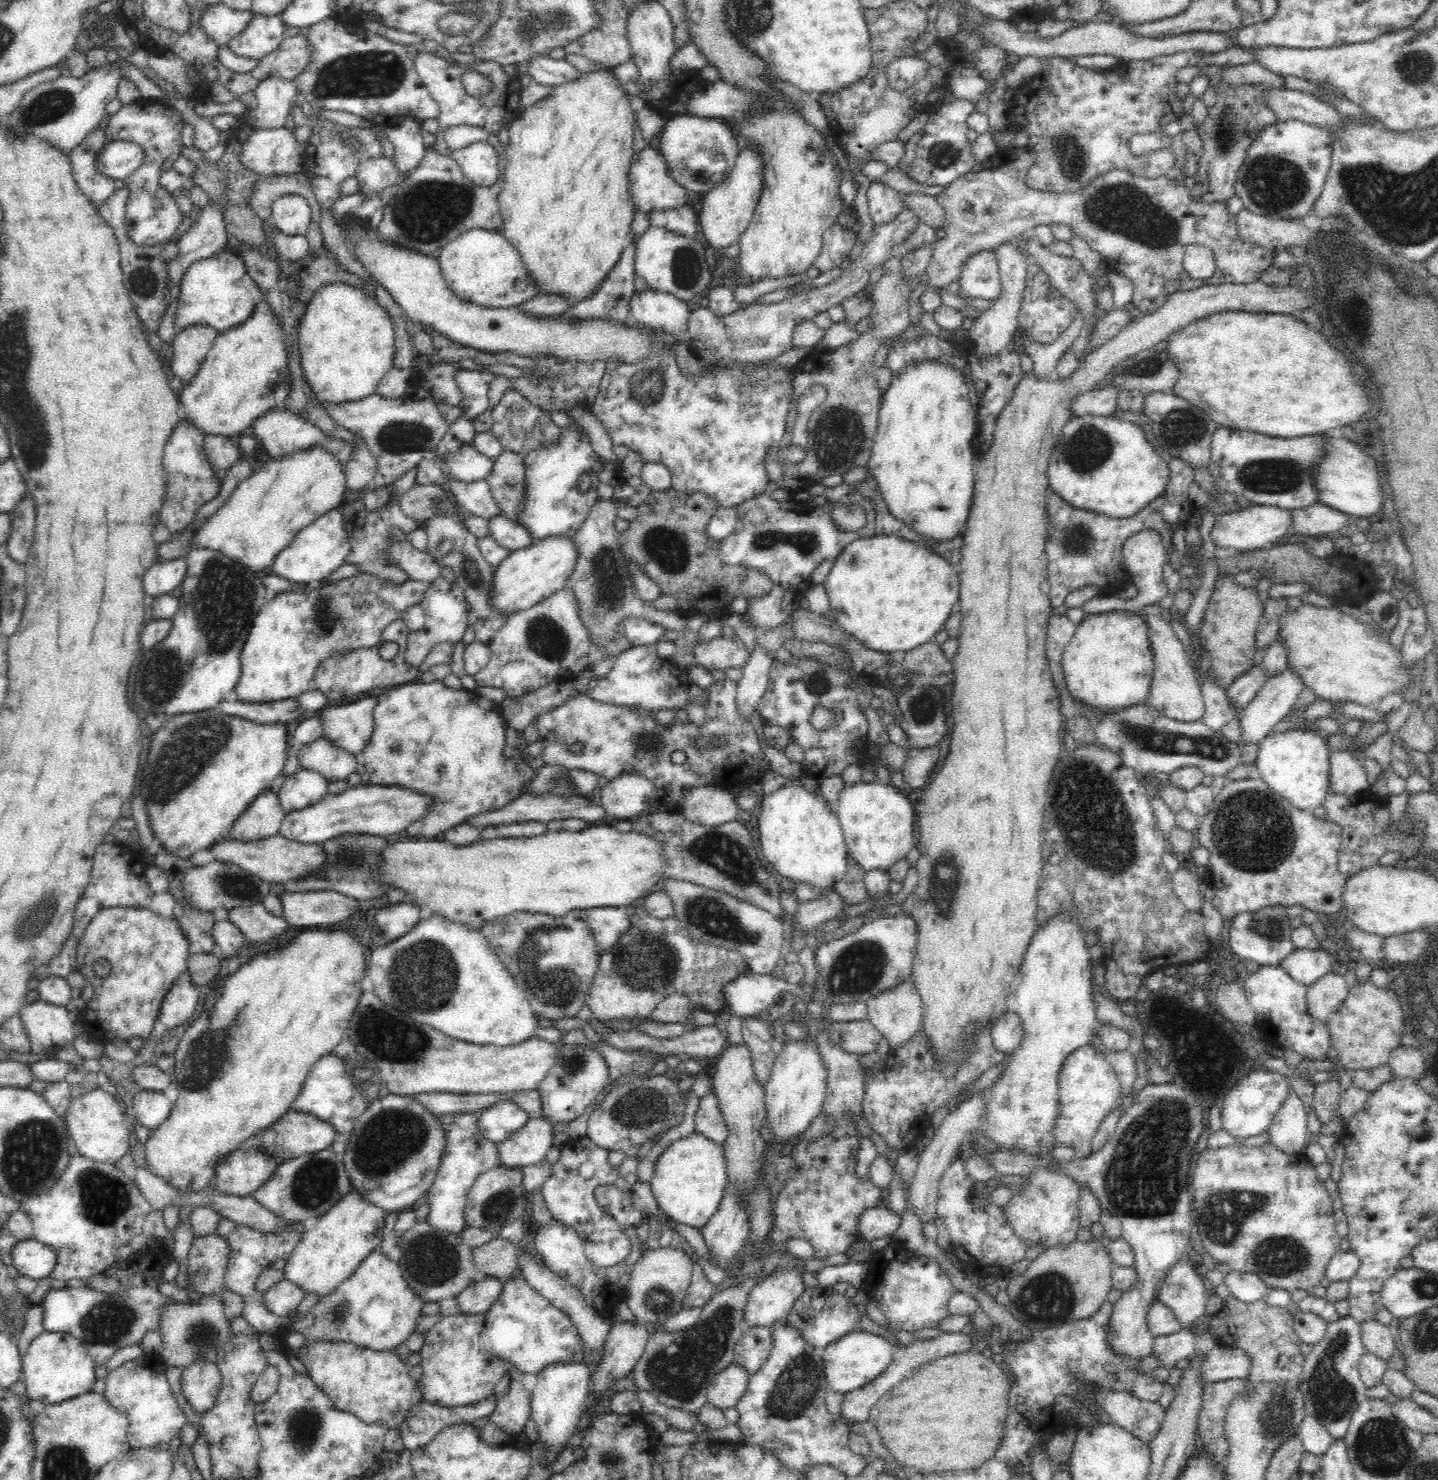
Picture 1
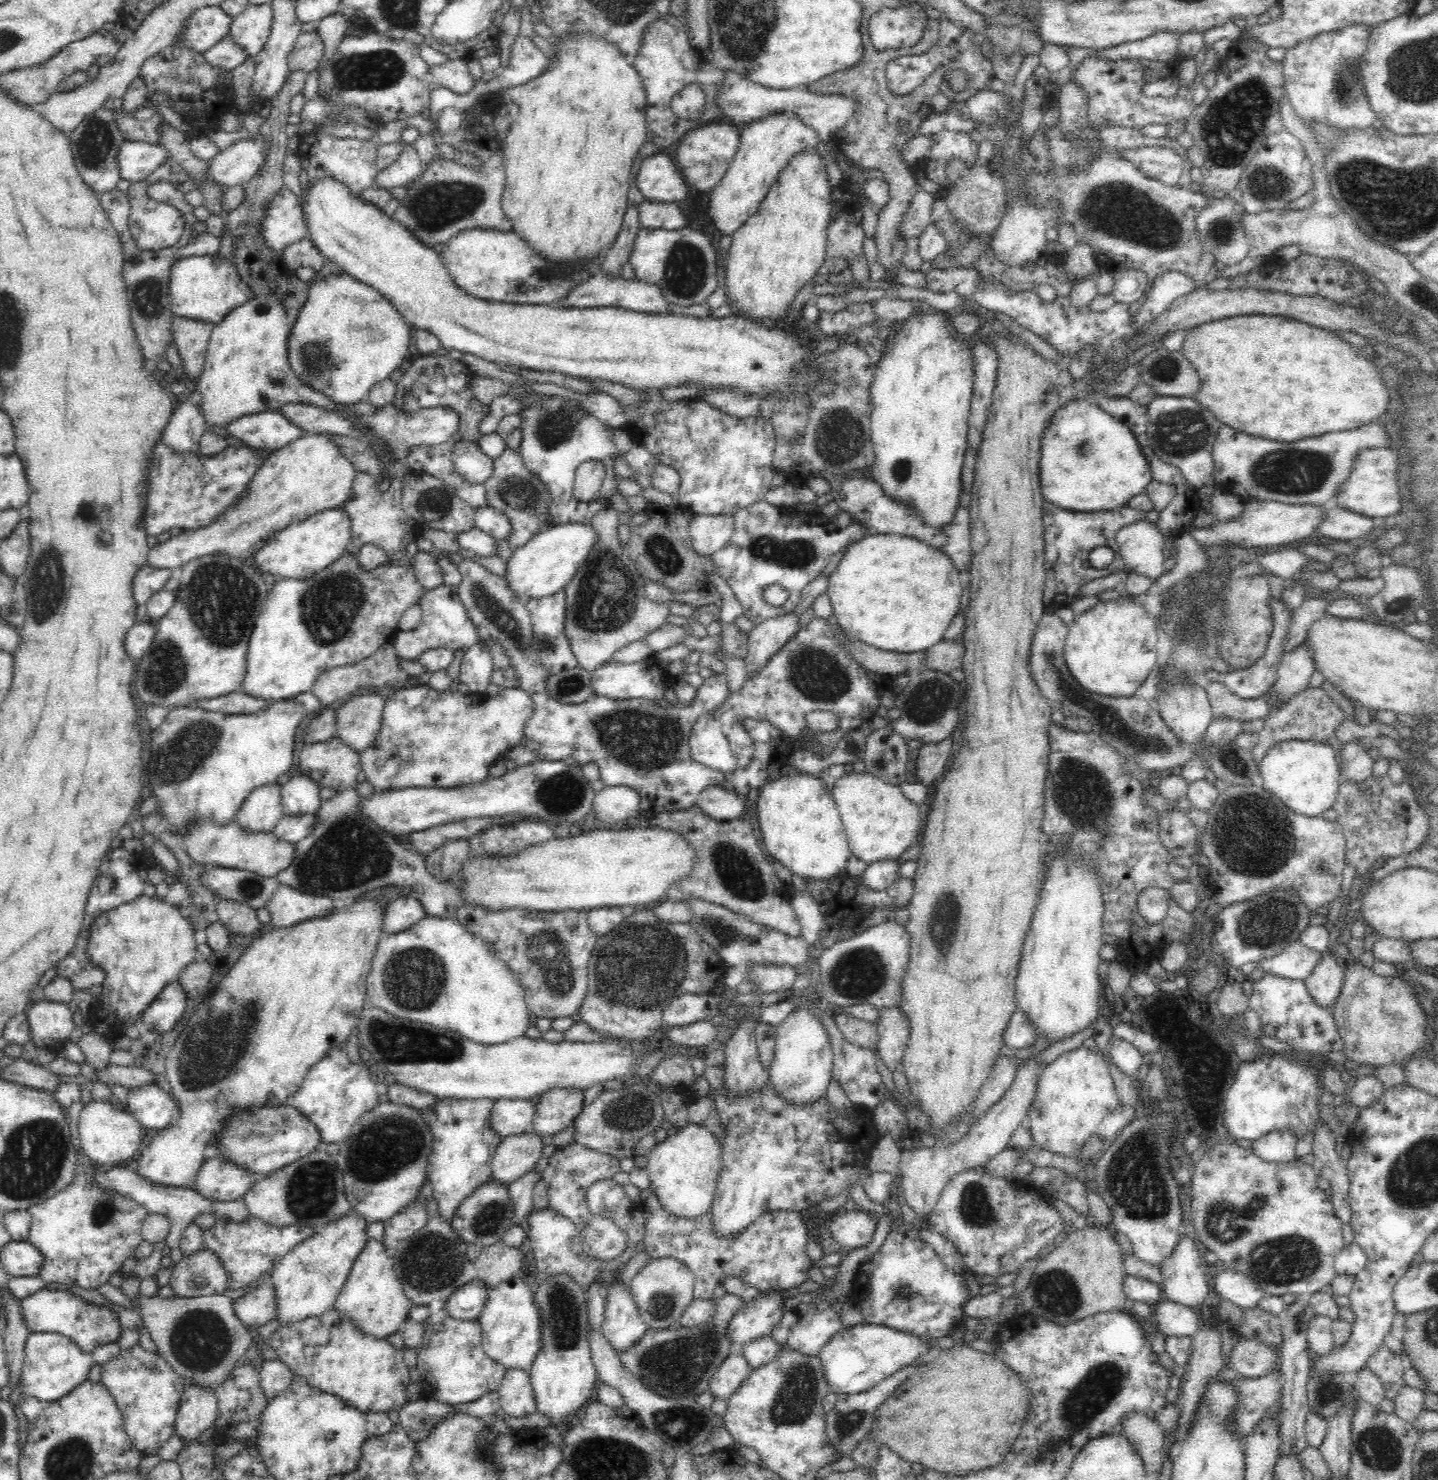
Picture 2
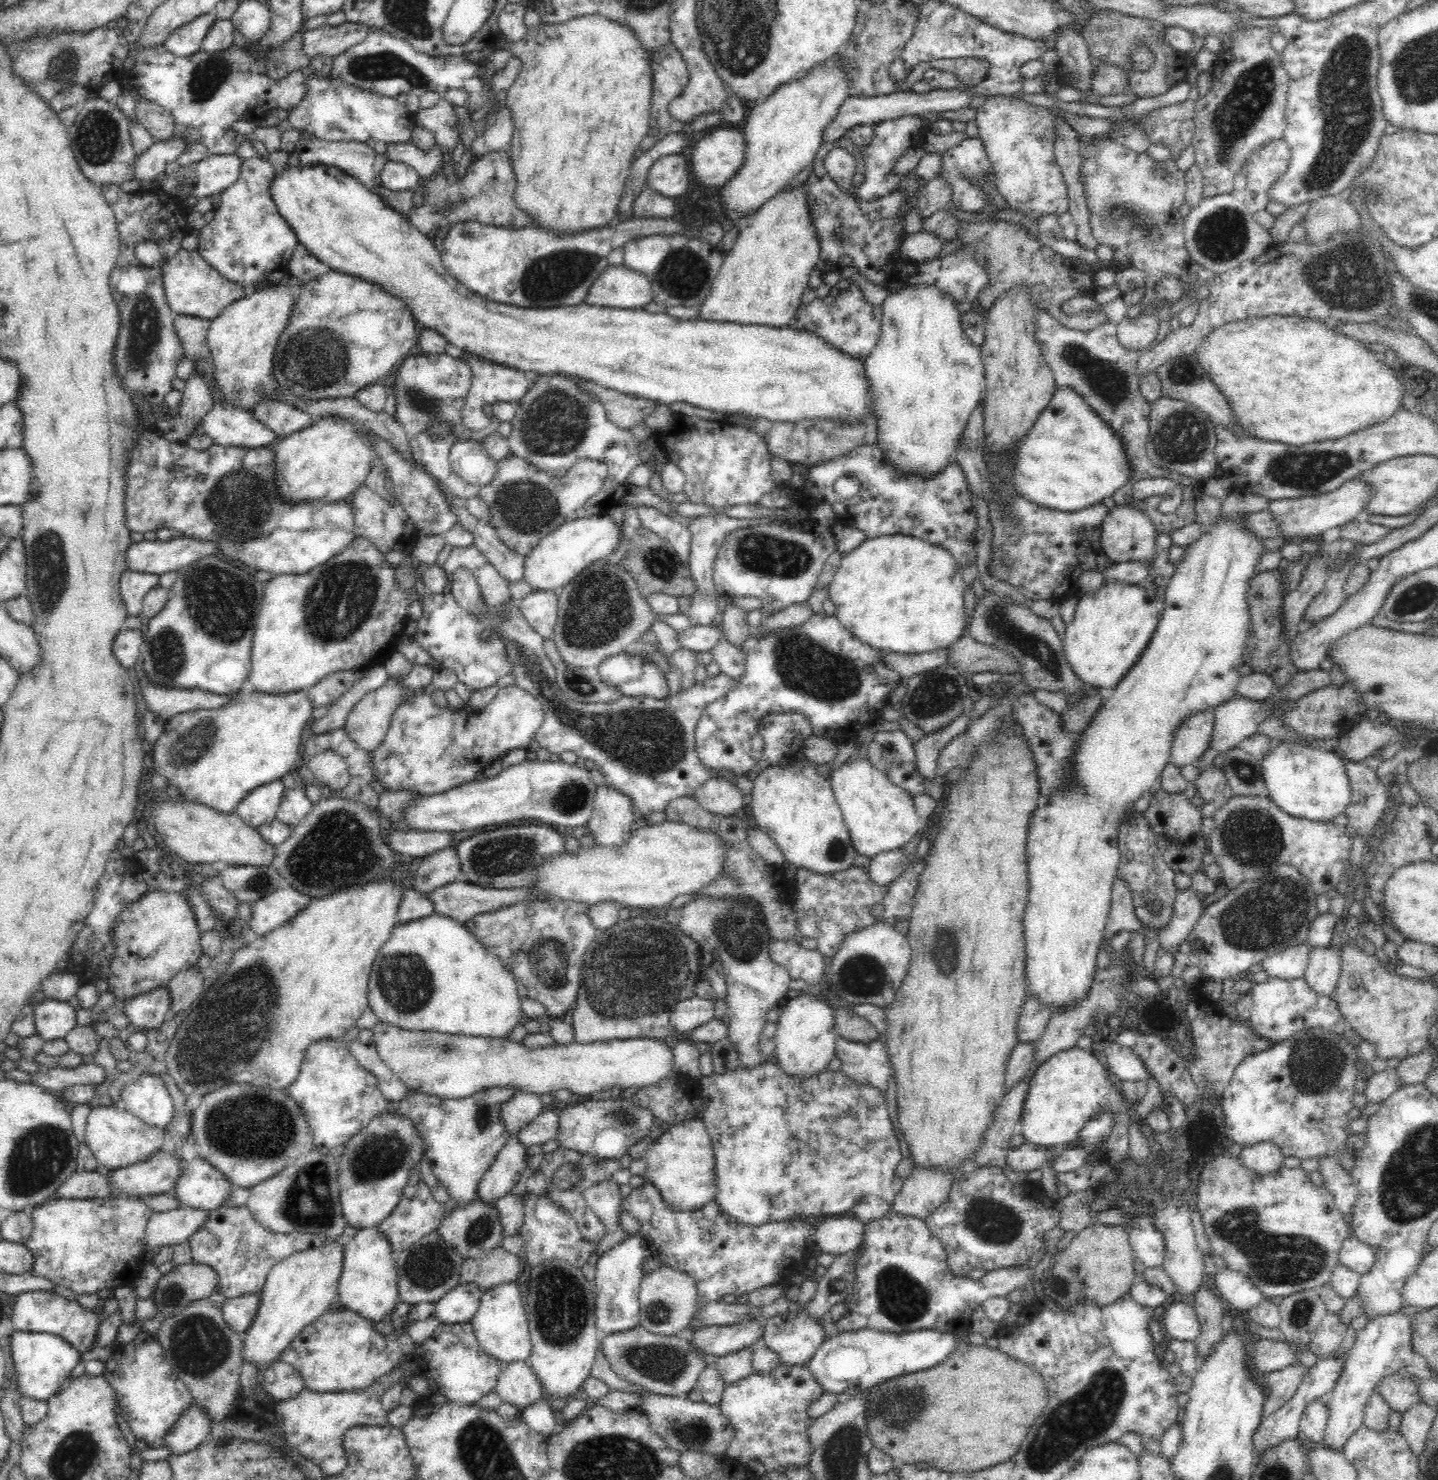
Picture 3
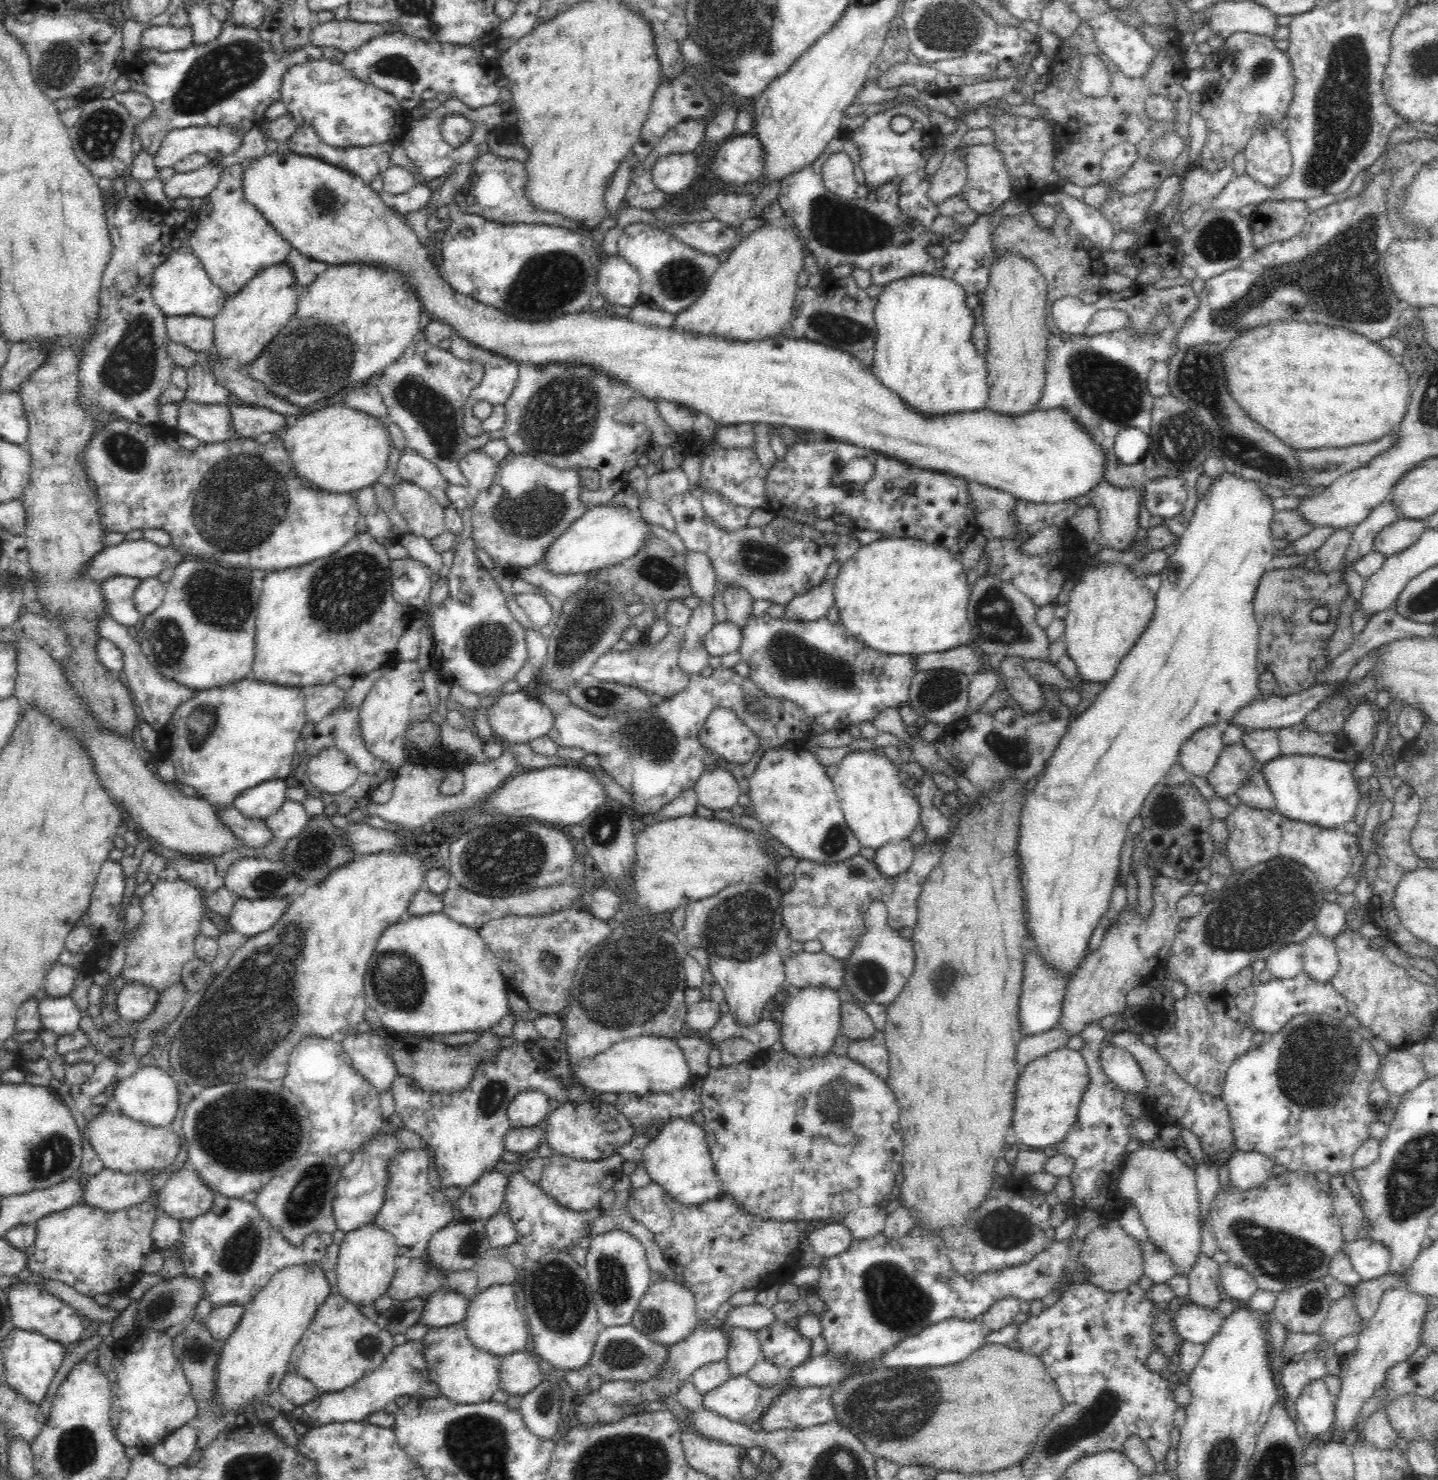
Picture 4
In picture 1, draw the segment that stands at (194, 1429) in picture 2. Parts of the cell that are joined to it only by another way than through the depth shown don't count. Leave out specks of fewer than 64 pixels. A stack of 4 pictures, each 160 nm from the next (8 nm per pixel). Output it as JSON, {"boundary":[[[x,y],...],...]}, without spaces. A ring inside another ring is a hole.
{"boundary":[[[206,1359],[182,1369],[180,1391],[191,1408],[206,1414],[216,1402],[221,1386],[218,1365]]]}

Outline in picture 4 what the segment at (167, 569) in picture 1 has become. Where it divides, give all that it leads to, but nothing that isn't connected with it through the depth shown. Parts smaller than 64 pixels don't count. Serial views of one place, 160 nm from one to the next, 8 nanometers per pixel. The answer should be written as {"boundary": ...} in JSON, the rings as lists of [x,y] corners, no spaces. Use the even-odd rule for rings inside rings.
{"boundary":[[[113,576],[105,578],[100,587],[106,602],[106,612],[118,623],[139,626],[141,614],[136,611],[133,595],[140,584],[139,578],[131,576]]]}

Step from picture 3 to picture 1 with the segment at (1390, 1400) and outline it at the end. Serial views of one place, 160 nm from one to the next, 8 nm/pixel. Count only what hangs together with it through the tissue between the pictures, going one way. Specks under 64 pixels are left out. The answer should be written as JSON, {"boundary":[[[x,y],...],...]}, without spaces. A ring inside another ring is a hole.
{"boundary":[[[1368,1321],[1361,1324],[1361,1335],[1364,1352],[1372,1353],[1382,1359],[1386,1365],[1397,1354],[1395,1331],[1379,1321]]]}

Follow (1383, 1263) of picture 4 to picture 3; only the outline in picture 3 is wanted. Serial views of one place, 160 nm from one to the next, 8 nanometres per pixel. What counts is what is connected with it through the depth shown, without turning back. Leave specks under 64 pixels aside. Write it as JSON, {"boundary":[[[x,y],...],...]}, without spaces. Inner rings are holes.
{"boundary":[[[1349,1235],[1339,1252],[1339,1262],[1358,1274],[1366,1274],[1375,1265],[1373,1248],[1362,1242],[1356,1235]]]}

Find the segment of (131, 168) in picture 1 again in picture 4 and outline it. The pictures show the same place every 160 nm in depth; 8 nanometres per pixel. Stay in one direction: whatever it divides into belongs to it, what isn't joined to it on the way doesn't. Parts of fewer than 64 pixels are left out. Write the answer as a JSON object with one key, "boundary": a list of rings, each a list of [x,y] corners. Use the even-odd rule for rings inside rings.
{"boundary":[[[190,126],[172,129],[164,137],[159,151],[153,156],[156,168],[173,167],[190,154],[229,155],[241,147],[243,134],[238,127],[212,128],[212,126]]]}

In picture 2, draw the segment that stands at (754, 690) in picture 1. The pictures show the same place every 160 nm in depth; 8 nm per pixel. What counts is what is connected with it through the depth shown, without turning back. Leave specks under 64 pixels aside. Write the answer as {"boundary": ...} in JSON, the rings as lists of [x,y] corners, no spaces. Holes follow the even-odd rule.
{"boundary":[[[788,612],[753,626],[748,633],[748,654],[745,656],[747,676],[766,666],[766,660],[780,650],[800,628],[800,615]]]}

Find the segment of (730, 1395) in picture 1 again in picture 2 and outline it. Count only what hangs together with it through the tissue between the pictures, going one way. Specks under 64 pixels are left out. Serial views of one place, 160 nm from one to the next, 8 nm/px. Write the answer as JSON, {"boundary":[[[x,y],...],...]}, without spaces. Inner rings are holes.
{"boundary":[[[742,1352],[740,1354],[728,1354],[710,1378],[709,1388],[712,1394],[715,1398],[728,1400],[728,1396],[736,1392],[736,1388],[742,1384],[750,1371],[750,1365]]]}

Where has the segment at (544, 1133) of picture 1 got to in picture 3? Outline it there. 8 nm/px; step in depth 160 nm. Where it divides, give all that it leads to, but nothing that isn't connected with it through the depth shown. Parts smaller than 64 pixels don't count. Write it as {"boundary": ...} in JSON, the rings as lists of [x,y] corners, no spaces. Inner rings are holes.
{"boundary":[[[510,1135],[502,1150],[497,1154],[490,1168],[482,1175],[476,1198],[484,1203],[493,1203],[510,1194],[520,1180],[528,1162],[526,1147]]]}

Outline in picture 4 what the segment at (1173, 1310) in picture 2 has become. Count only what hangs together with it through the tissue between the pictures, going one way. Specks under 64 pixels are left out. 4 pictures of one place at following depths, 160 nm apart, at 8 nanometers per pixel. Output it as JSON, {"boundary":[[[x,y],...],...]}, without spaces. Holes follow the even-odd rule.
{"boundary":[[[1197,1304],[1182,1305],[1173,1318],[1173,1326],[1183,1341],[1194,1344],[1206,1344],[1224,1322],[1222,1313],[1217,1308],[1206,1308]]]}

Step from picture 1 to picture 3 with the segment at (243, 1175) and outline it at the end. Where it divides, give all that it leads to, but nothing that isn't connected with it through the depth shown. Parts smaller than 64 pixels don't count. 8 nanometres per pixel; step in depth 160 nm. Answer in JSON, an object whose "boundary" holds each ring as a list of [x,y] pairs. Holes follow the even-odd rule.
{"boundary":[[[198,1157],[181,1167],[171,1193],[180,1207],[210,1211],[222,1206],[234,1188],[210,1162]]]}

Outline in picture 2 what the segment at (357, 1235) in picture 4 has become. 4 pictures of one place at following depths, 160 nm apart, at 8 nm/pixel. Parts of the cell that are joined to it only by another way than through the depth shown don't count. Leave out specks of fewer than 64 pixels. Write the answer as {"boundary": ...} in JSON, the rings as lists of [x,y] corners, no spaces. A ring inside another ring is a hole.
{"boundary":[[[368,1237],[366,1244],[356,1256],[356,1260],[337,1296],[332,1308],[345,1314],[362,1332],[376,1338],[386,1339],[407,1318],[414,1305],[404,1294],[400,1281],[394,1272],[393,1257],[387,1253],[385,1244],[380,1240]]]}

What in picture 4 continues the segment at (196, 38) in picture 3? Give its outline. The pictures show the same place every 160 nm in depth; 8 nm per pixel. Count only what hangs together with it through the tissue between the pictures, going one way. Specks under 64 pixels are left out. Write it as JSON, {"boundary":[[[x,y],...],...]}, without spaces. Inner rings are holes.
{"boundary":[[[171,25],[152,26],[144,28],[141,32],[141,50],[160,50],[171,52],[188,47],[193,42],[192,28],[184,26],[180,29]]]}

